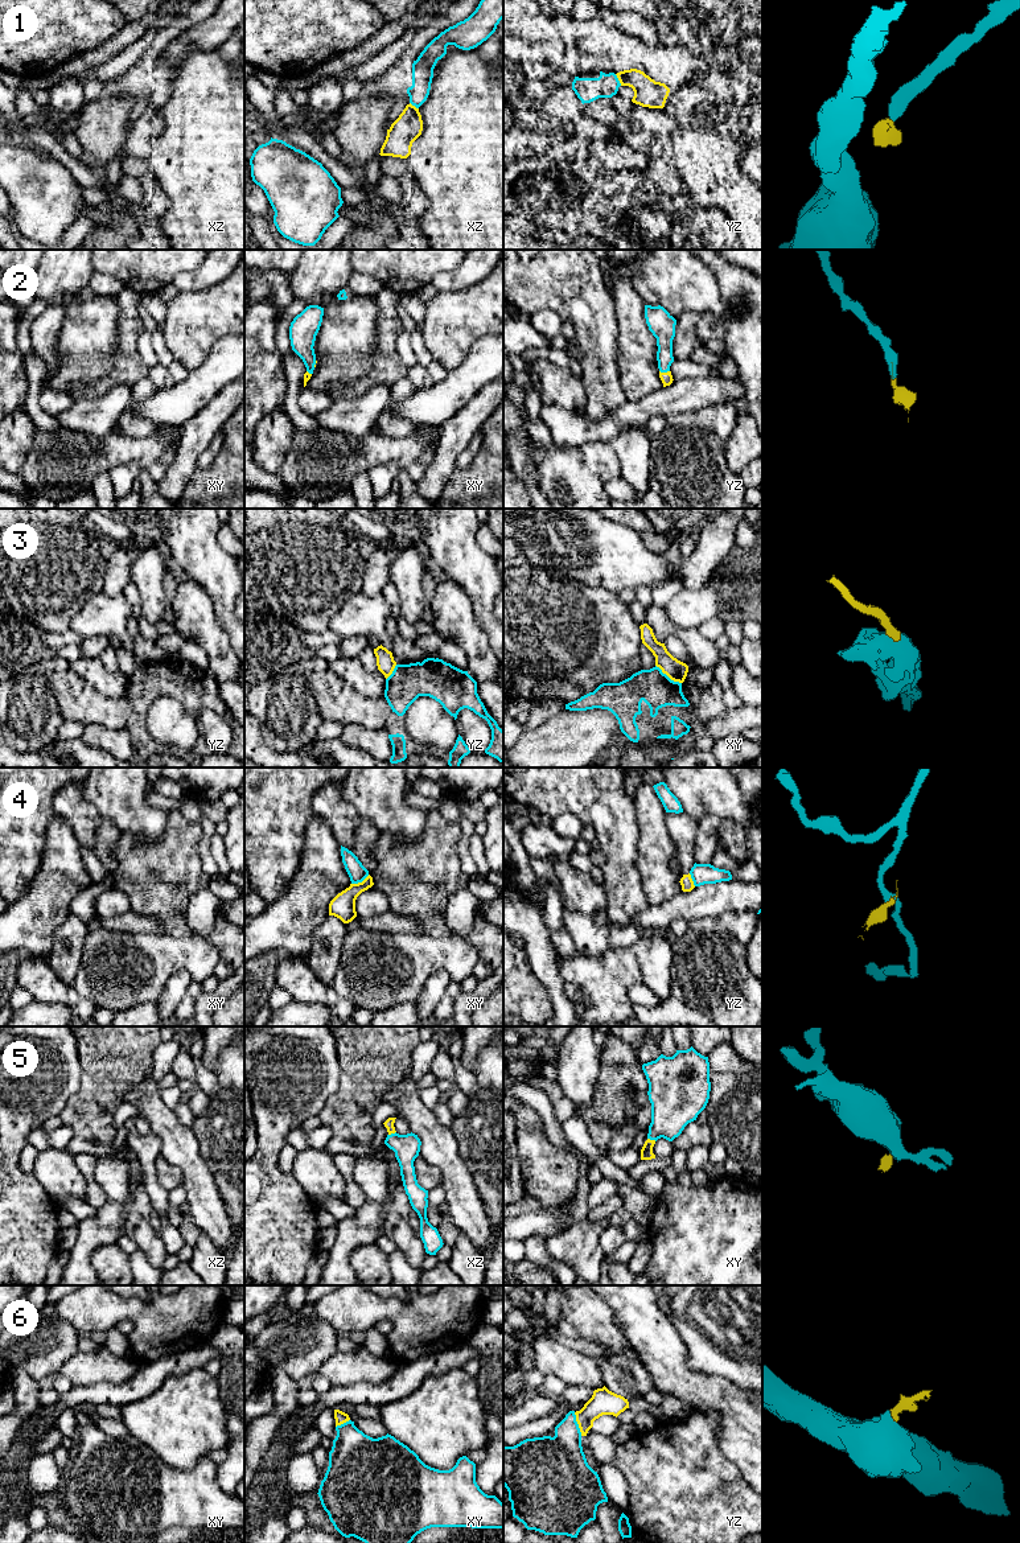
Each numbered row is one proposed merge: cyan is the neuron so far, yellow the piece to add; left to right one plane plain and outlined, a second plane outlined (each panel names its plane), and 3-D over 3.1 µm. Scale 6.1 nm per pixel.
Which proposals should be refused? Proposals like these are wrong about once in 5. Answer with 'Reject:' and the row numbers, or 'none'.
Reject: 1, 3, 4

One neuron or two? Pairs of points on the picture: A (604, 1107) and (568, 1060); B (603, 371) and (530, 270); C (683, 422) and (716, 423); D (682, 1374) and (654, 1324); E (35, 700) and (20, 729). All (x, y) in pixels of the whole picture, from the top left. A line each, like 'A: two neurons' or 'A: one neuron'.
A: two neurons
B: one neuron
C: one neuron
D: one neuron
E: one neuron

